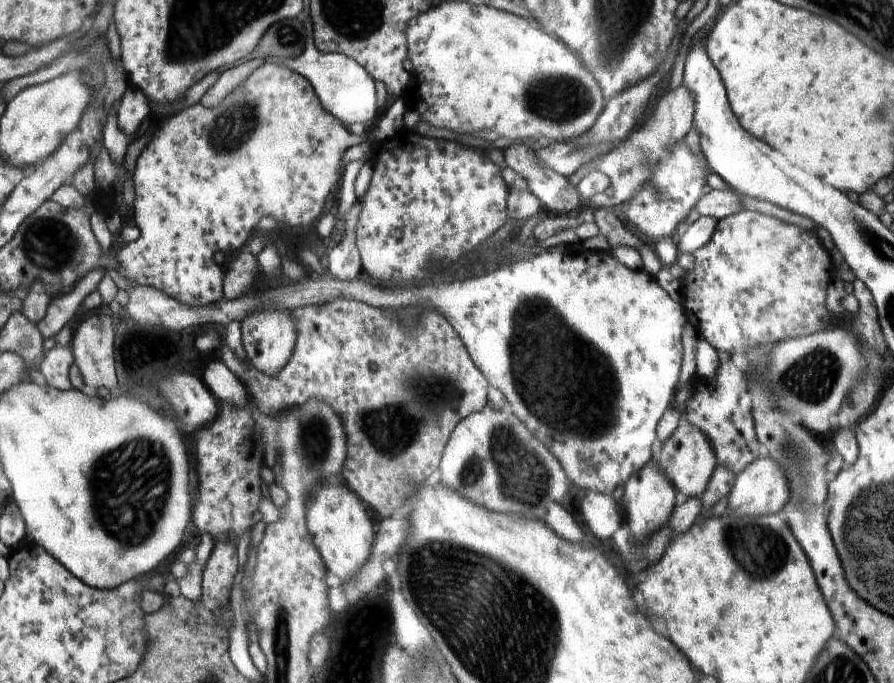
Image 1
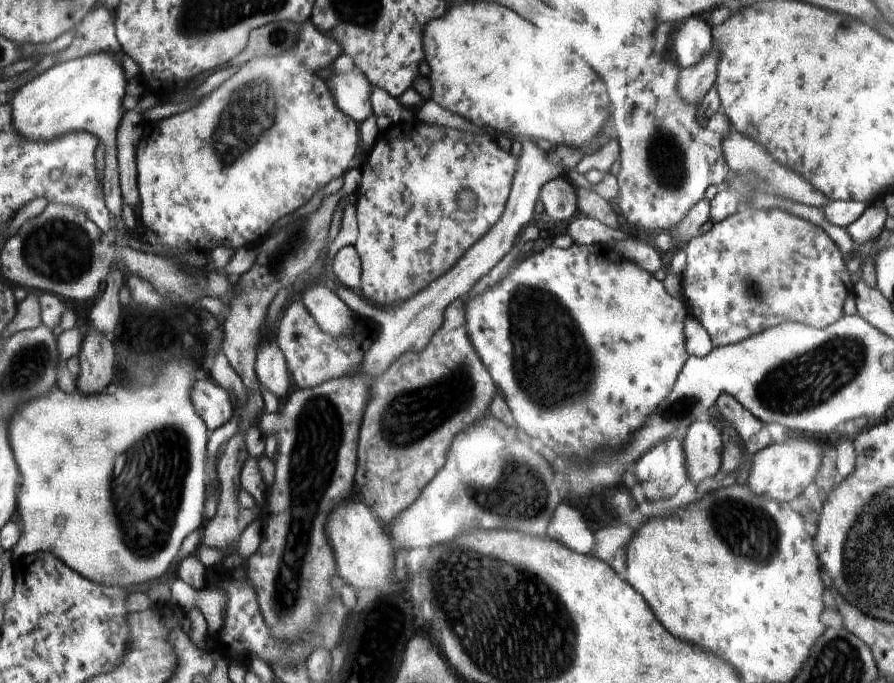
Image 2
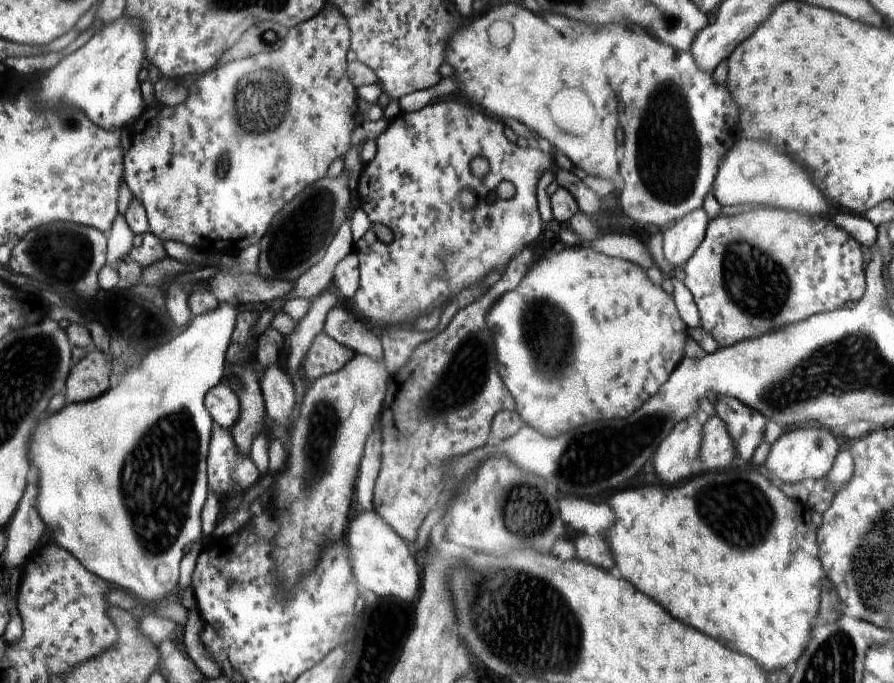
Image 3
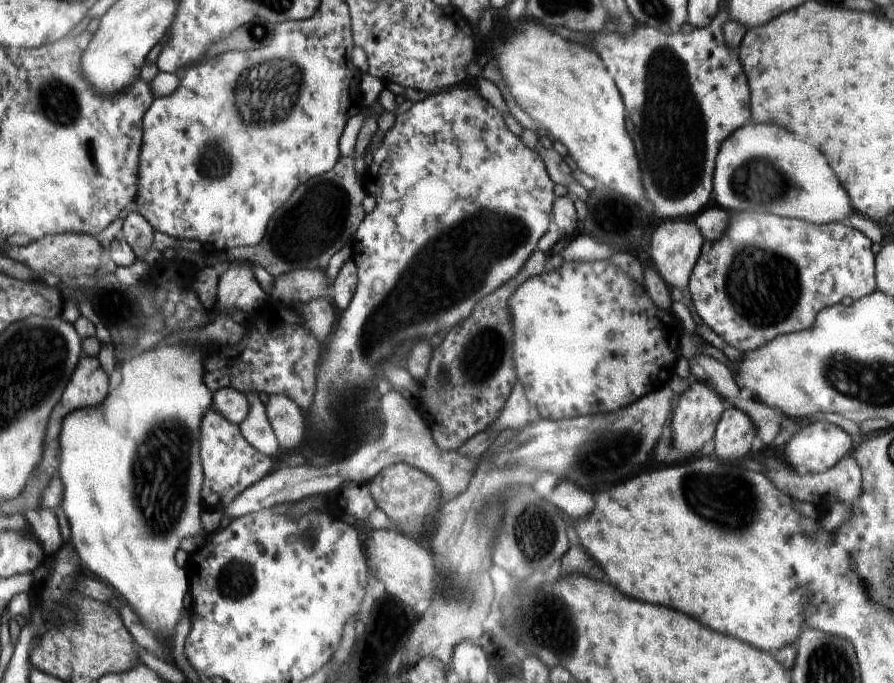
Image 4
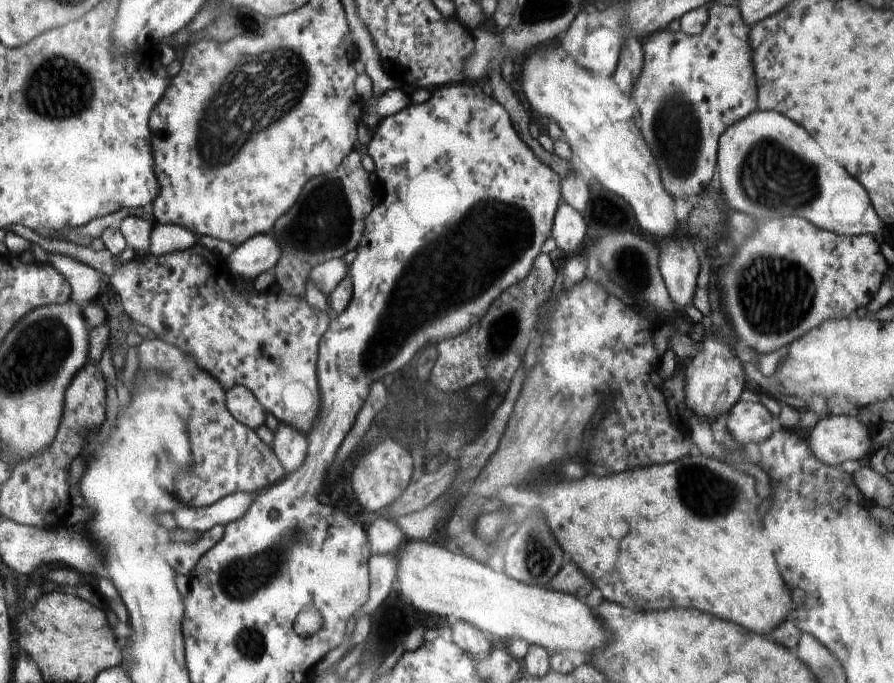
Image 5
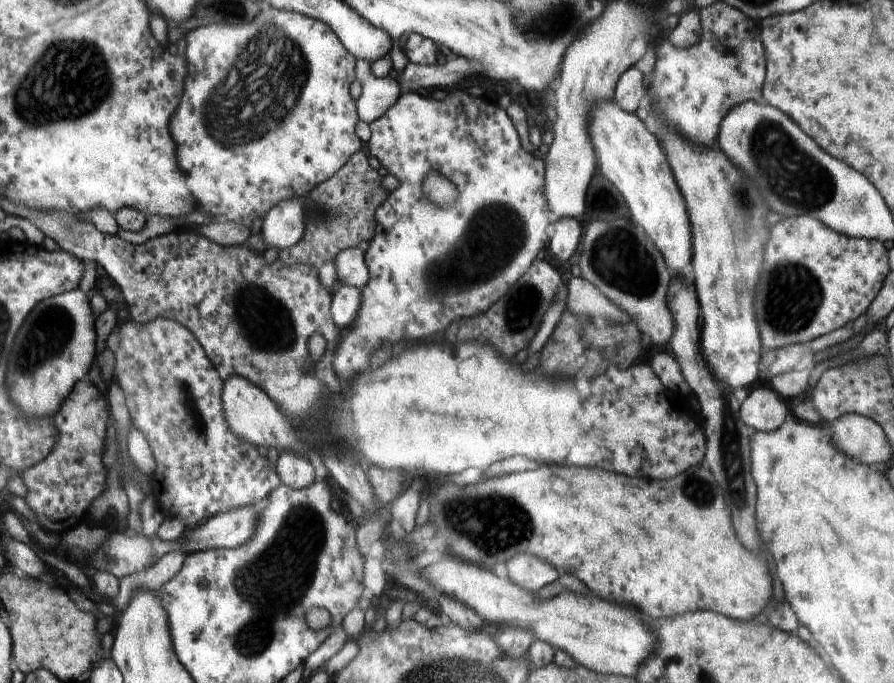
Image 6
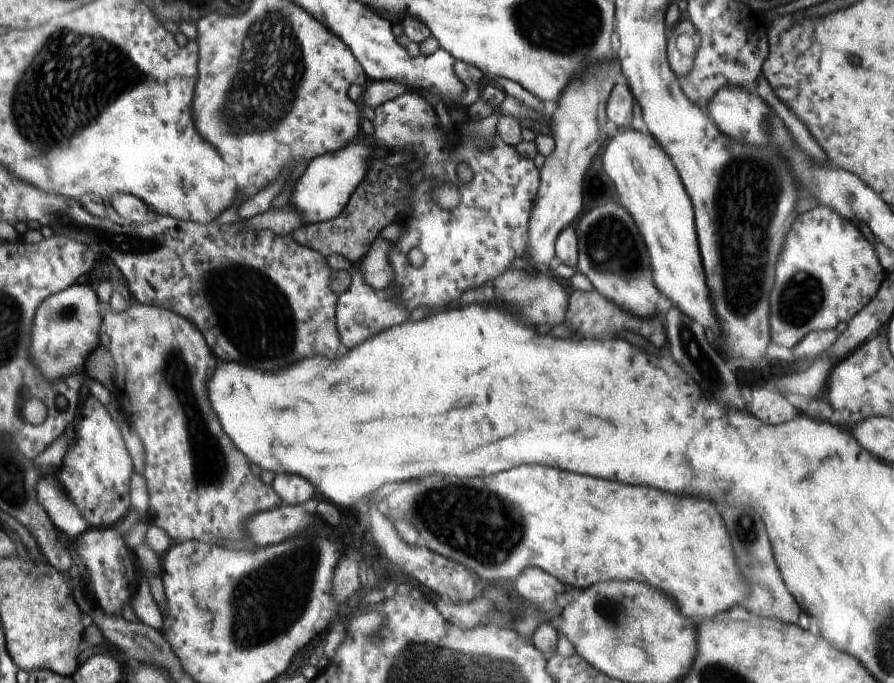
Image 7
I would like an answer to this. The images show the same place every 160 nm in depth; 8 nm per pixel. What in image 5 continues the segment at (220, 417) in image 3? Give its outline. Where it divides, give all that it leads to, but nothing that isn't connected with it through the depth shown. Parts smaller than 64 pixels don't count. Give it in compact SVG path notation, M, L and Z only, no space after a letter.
M236 385L226 392L228 409L242 424L250 428L262 428L266 424L266 412L261 402L249 388Z

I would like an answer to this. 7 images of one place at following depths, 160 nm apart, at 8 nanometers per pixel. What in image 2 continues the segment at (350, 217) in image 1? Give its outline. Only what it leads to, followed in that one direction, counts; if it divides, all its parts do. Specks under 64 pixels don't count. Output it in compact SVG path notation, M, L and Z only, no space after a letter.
M354 245L342 247L334 255L330 271L346 288L358 291L361 284L361 257Z

